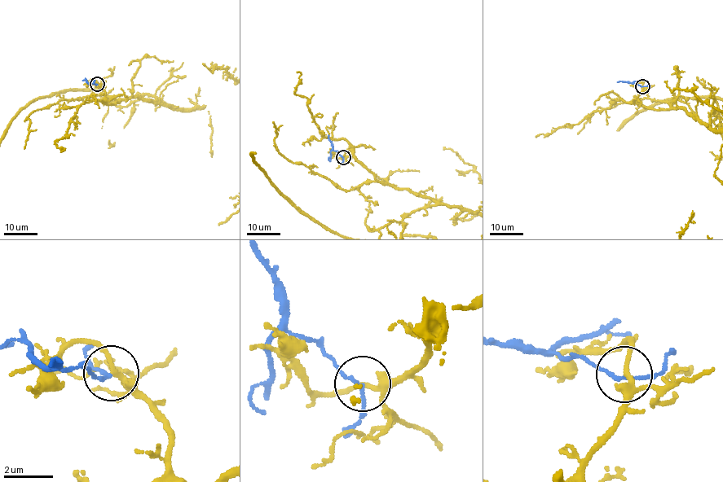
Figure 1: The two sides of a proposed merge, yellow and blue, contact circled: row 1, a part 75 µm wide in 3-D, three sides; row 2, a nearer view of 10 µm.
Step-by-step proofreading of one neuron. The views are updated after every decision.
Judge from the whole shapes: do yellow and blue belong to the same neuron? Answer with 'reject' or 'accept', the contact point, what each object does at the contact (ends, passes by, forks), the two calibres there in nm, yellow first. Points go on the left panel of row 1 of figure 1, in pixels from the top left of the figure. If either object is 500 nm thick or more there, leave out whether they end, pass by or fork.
reject | (97, 84) | yellow forks | blue passes by | 160/120 nm

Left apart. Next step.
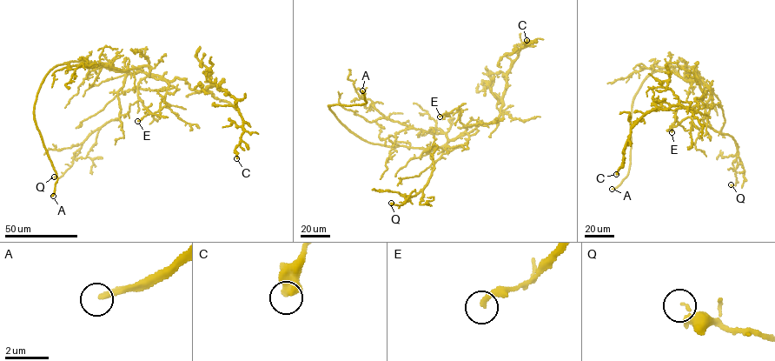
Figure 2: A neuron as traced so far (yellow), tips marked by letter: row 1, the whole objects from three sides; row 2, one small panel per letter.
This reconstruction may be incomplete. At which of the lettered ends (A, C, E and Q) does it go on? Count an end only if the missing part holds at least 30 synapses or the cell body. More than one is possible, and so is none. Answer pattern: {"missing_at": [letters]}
{"missing_at": ["A"]}

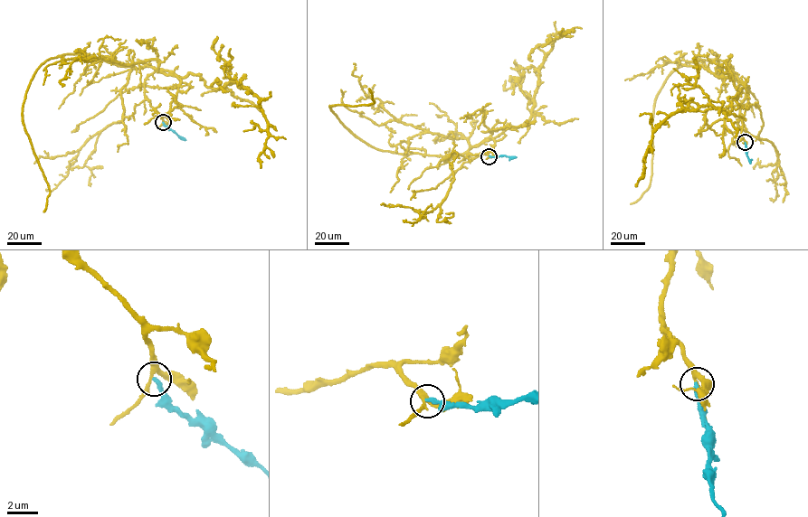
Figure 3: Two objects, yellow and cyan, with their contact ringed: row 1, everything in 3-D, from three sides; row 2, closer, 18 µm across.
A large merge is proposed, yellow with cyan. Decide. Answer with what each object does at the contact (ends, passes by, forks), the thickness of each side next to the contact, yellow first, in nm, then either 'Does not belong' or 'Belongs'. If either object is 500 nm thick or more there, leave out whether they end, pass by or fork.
At the ring yellow forks. At the ring cyan ends. Thickness 220 nm (yellow) against 320 nm. Does not belong

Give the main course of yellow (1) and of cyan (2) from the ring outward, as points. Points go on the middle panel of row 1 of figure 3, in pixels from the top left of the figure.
1: (489, 156), (401, 155), (370, 146), (329, 106), (375, 103), (369, 88)
2: (489, 156), (517, 157)

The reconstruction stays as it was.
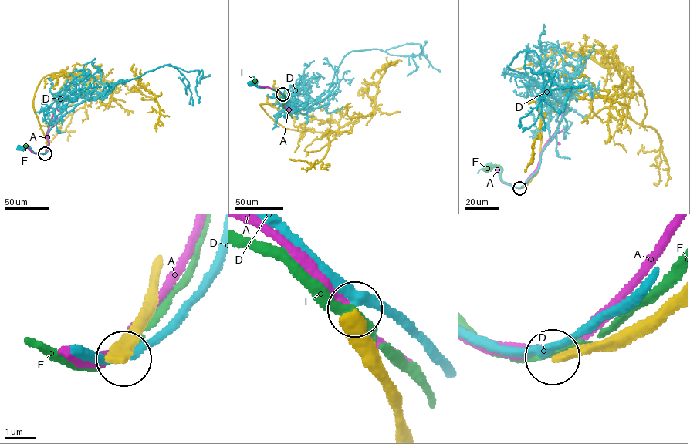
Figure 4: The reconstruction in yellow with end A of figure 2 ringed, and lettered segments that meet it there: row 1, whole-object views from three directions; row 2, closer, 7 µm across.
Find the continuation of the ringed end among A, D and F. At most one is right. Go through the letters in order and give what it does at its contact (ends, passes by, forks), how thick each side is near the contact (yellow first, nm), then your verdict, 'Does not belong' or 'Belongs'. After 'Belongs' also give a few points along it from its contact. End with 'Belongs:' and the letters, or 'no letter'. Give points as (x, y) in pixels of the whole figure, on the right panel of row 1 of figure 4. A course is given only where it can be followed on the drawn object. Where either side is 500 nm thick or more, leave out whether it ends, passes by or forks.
A: It passes by. Thickness 480 nm (yellow) against 240 nm. Does not belong
D: It passes by. Thickness 380 nm (yellow) against 280 nm. Does not belong
F: Thickness 500 nm (yellow) against 240 nm. Does not belong
Belongs: no letter

